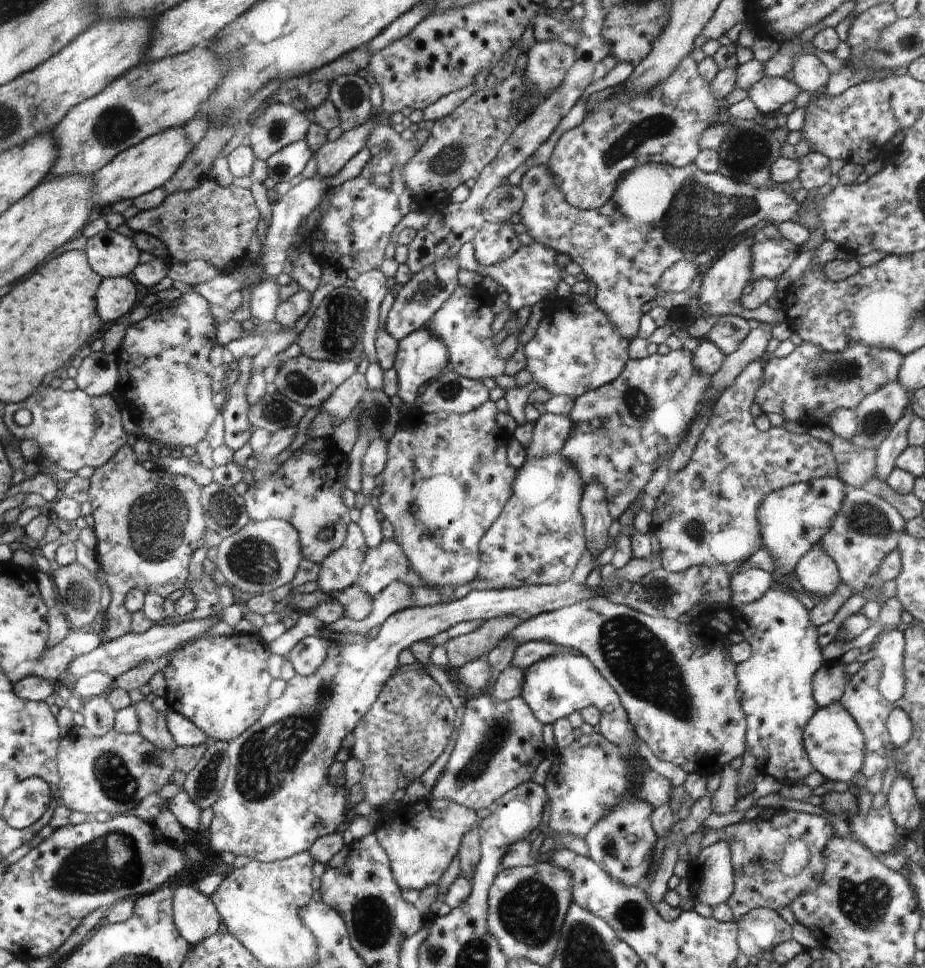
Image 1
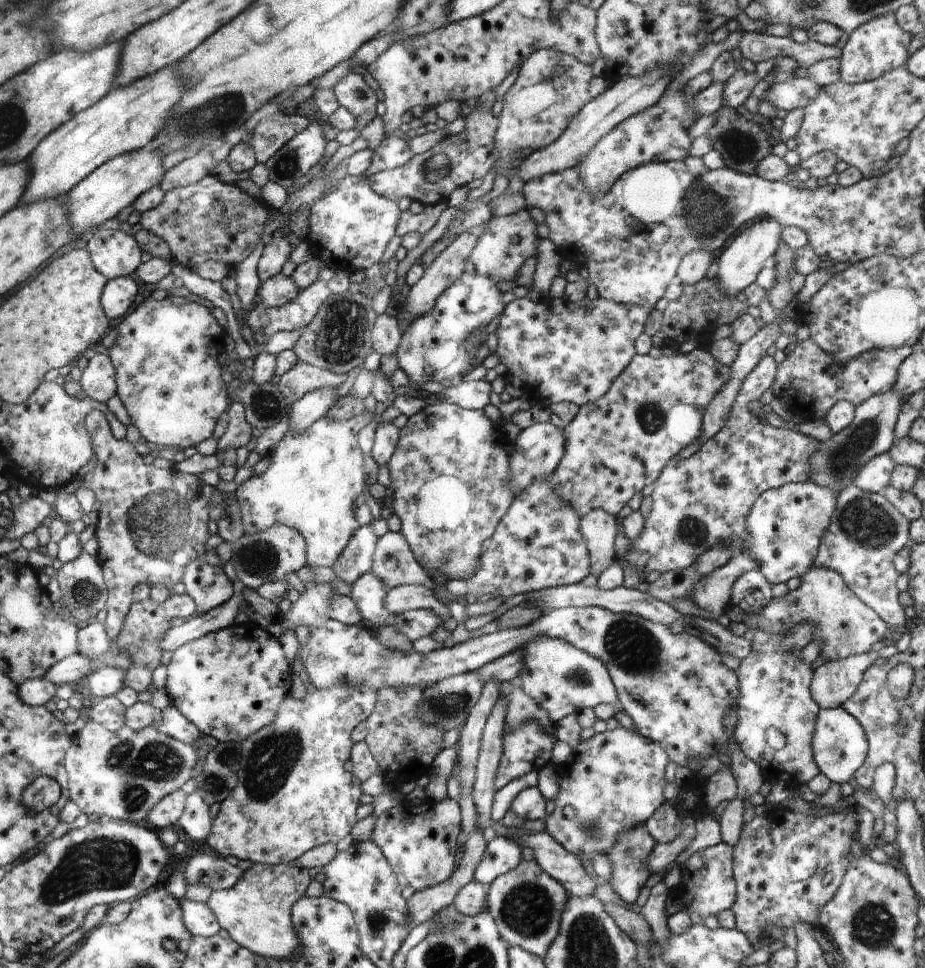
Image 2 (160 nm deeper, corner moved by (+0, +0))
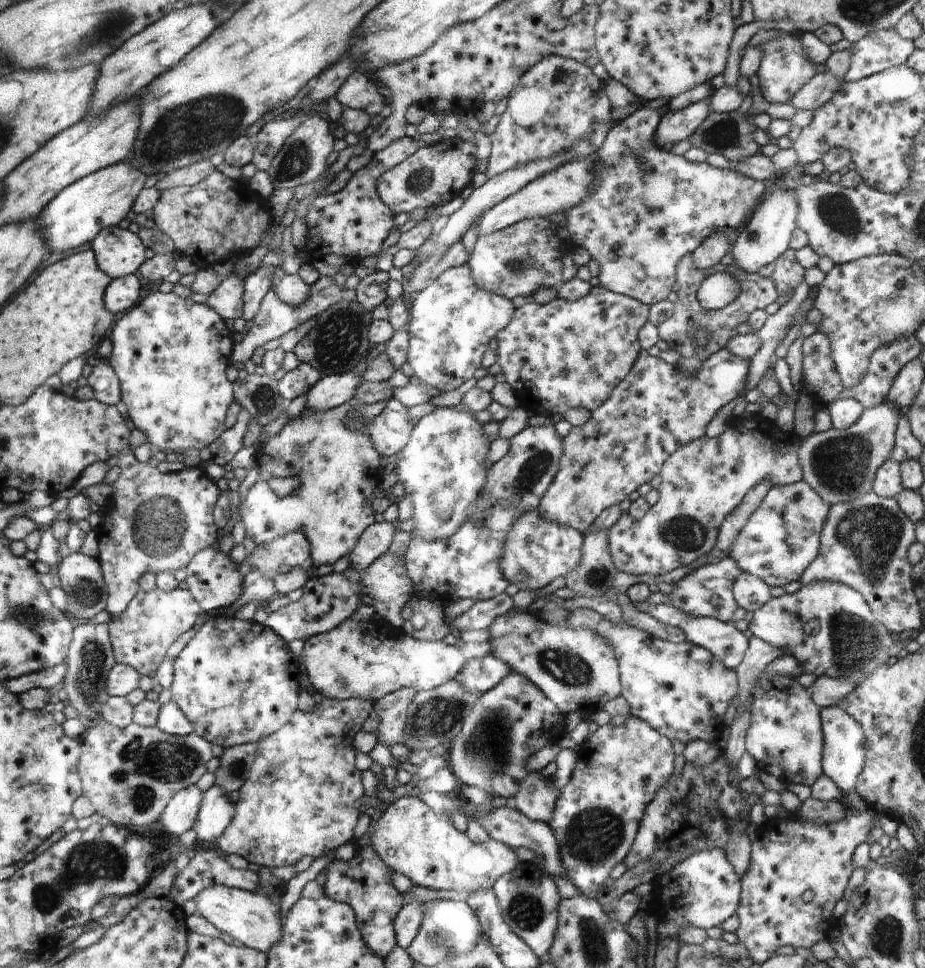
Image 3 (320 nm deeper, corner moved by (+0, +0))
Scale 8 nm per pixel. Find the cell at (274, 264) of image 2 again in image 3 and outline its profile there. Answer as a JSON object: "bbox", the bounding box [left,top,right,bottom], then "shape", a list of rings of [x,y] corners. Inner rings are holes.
{"bbox":[243,266,274,321],"shape":[[[259,266],[244,280],[243,319],[252,321],[256,317],[264,296],[270,291],[273,283],[274,266]]]}

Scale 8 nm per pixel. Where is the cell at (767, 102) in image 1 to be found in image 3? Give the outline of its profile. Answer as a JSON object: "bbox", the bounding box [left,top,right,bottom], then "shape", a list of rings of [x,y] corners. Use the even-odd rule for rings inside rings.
{"bbox":[788,70,843,111],"shape":[[[823,70],[814,76],[812,80],[808,80],[803,88],[800,88],[794,96],[790,96],[788,103],[792,105],[796,111],[798,110],[817,110],[828,103],[832,99],[832,94],[836,90],[840,90],[843,78],[832,76],[830,72]]]}

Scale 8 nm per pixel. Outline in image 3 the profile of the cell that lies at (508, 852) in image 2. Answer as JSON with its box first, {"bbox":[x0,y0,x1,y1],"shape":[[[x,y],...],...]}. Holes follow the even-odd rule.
{"bbox":[371,796,519,896],"shape":[[[406,796],[388,806],[383,806],[378,819],[371,825],[371,846],[376,850],[376,854],[380,856],[382,862],[393,873],[406,876],[412,882],[412,885],[430,890],[455,890],[468,896],[474,894],[476,890],[493,889],[500,876],[512,872],[519,864],[514,849],[495,842],[493,839],[482,844],[474,844],[466,833],[456,830],[446,818],[436,814],[424,802],[420,802],[418,797]]]}

